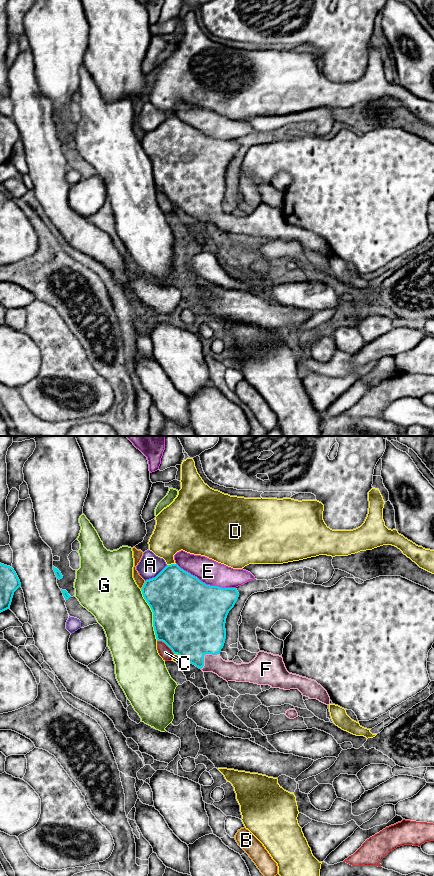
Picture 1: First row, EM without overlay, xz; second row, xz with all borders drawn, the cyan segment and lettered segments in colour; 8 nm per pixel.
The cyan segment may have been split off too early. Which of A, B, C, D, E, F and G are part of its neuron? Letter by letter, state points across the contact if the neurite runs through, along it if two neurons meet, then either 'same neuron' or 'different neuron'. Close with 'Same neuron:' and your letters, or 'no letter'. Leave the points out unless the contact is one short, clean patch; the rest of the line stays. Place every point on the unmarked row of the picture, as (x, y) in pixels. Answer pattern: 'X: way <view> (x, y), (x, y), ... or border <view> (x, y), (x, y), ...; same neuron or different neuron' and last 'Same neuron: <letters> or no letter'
A: different neuron
B: different neuron
C: border xz (157, 192), (161, 192), (174, 205); different neuron
D: different neuron
E: different neuron
F: way xz (193, 177), (204, 206), (212, 214), (228, 222); same neuron
G: different neuron
Same neuron: F

